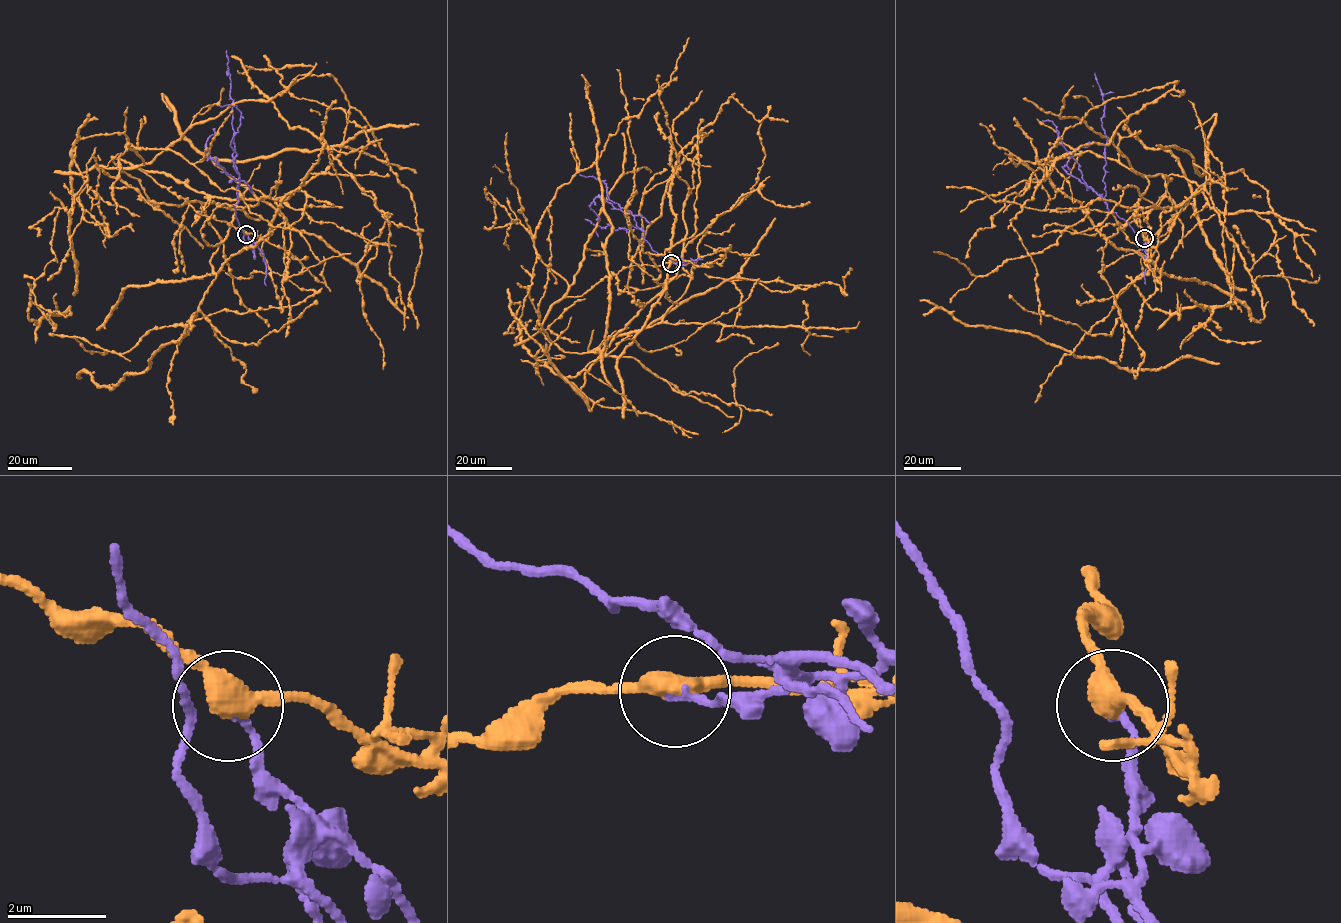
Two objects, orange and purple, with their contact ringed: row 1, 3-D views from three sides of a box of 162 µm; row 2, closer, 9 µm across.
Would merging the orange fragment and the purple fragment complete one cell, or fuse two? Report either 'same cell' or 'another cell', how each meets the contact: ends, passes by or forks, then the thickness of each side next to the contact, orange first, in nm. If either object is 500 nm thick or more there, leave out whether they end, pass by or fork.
another cell; orange passes by; purple ends; calibres 400 and 150 nm

